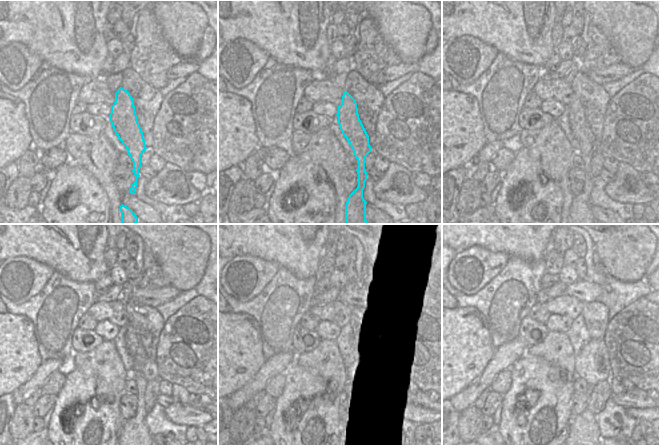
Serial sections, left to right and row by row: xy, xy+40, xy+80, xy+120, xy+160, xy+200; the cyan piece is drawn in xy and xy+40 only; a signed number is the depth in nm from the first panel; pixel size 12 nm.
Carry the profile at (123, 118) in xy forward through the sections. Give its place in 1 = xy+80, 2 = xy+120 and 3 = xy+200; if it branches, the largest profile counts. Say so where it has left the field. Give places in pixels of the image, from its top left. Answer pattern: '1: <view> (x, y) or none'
1: xy+80 (581, 203)
2: xy+120 (135, 427)
3: xy+200 (583, 427)

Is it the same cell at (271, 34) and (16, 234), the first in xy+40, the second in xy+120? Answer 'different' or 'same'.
same

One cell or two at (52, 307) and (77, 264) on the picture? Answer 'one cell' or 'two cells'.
two cells

